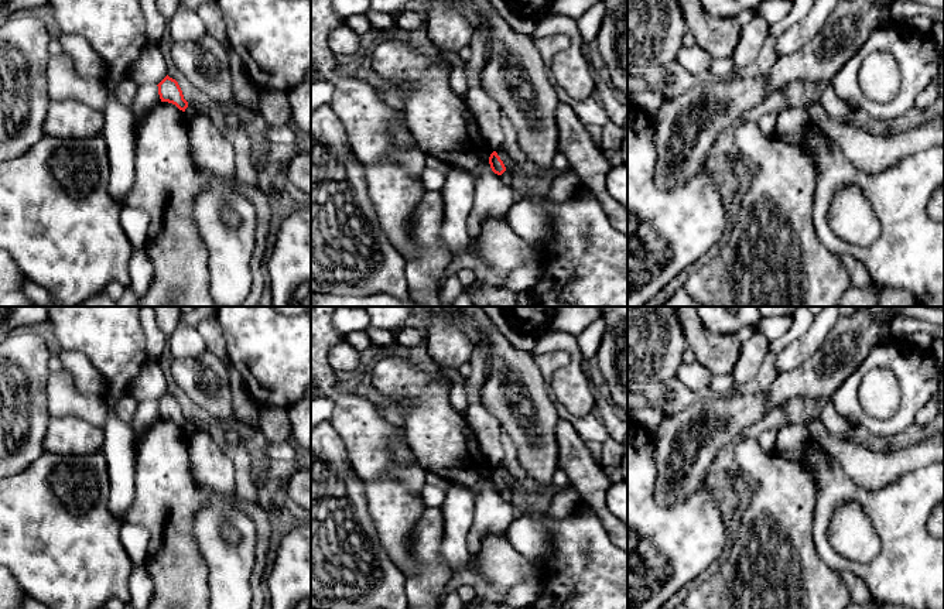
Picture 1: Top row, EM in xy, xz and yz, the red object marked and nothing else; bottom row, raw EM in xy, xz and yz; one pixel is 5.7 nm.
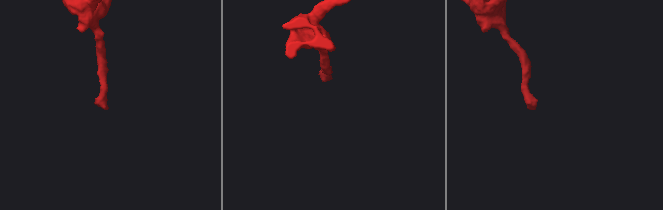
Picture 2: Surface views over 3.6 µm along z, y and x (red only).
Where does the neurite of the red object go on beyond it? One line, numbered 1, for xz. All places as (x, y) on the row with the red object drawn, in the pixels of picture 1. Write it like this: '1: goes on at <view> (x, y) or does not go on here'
1: does not go on here

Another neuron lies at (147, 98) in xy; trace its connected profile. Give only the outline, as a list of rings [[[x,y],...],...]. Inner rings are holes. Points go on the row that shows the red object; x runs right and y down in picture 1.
[[[151,83],[138,85],[136,97],[130,110],[134,114],[134,127],[137,129],[140,120],[151,112],[161,102],[158,86]]]

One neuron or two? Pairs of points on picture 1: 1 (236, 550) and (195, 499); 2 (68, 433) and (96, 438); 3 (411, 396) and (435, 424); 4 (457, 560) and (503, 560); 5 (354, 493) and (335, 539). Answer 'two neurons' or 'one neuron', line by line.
1: two neurons
2: one neuron
3: one neuron
4: two neurons
5: one neuron

